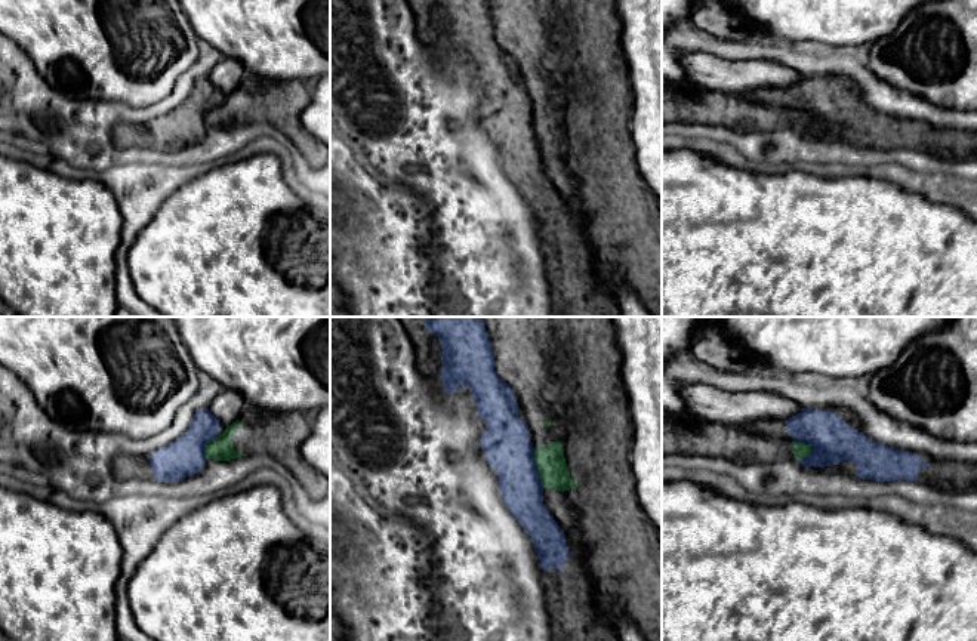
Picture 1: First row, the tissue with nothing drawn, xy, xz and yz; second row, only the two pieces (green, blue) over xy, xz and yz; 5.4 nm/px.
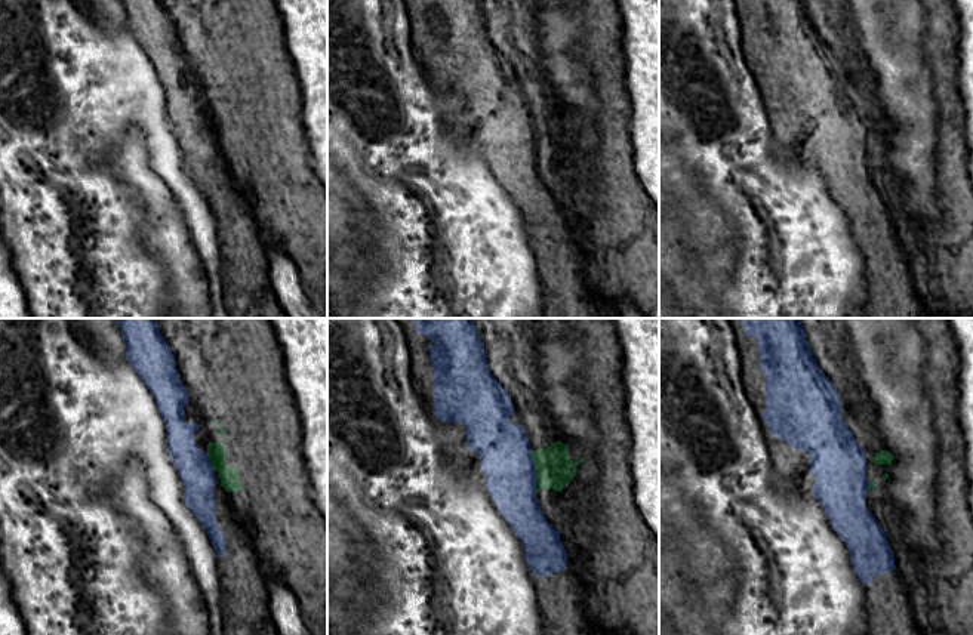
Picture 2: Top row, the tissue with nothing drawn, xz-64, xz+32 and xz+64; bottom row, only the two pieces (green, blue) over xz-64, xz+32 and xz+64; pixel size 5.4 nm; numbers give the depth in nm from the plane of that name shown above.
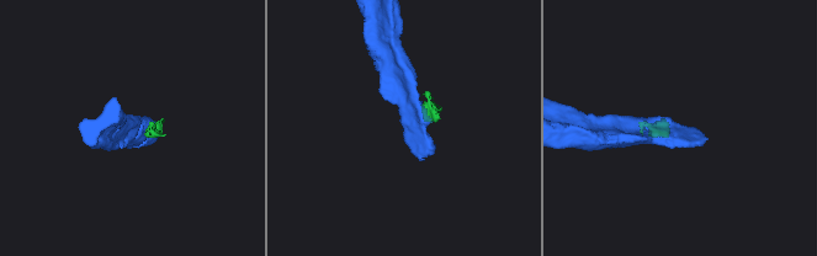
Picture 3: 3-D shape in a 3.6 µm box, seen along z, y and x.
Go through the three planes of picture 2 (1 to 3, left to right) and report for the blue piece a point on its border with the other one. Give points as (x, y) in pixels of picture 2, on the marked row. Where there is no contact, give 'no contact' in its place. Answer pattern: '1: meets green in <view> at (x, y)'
1: meets green in xz-64 at (211, 462)
2: meets green in xz+32 at (535, 471)
3: meets green in xz+64 at (870, 486)

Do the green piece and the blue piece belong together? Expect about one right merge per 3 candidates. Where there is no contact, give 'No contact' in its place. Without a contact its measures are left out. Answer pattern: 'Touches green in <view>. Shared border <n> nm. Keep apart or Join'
Touches green in xz. Shared border 220 nm. Keep apart

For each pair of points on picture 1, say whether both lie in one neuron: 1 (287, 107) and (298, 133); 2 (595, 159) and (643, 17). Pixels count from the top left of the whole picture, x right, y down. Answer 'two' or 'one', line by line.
1: one
2: two

